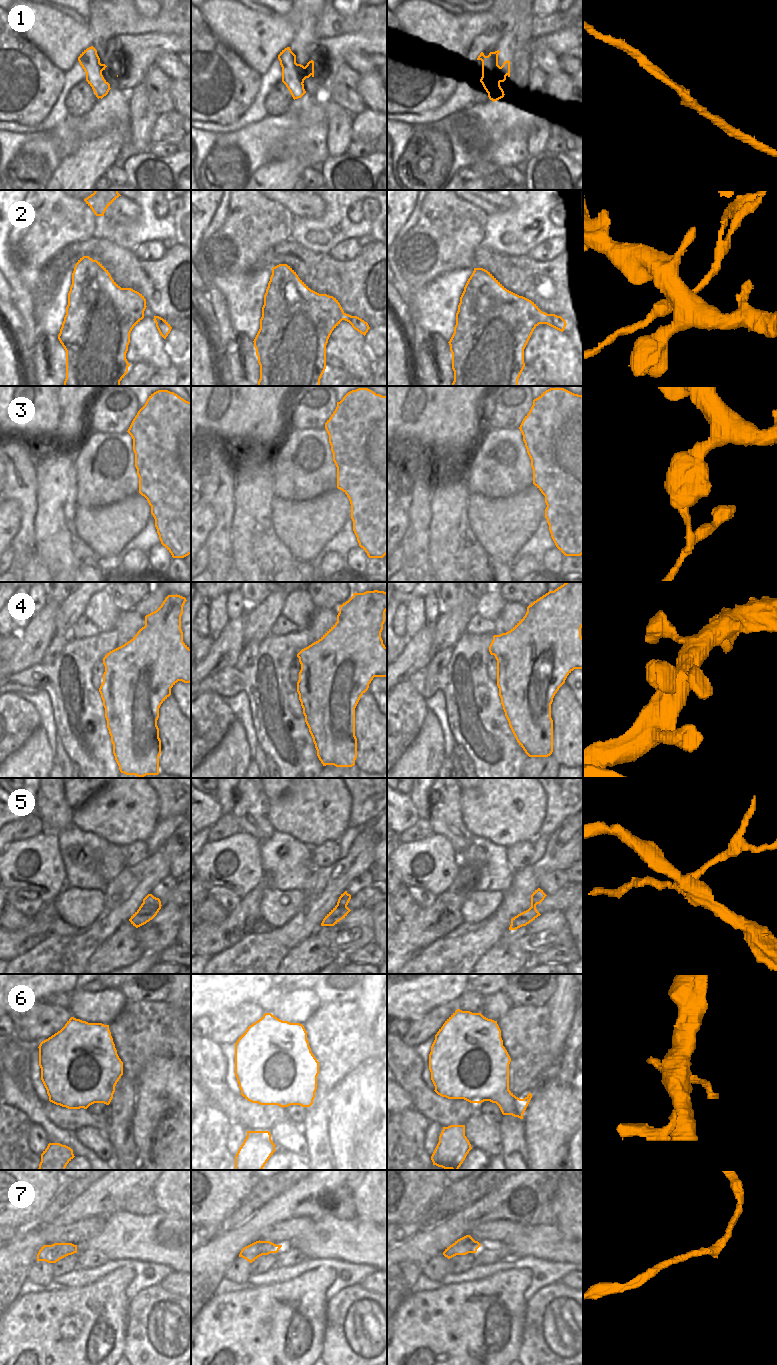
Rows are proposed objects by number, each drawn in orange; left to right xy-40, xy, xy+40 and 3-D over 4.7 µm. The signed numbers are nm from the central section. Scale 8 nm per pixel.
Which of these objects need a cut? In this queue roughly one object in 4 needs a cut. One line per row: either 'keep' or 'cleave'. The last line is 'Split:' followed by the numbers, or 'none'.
1: keep
2: cleave
3: cleave
4: keep
5: cleave
6: keep
7: keep
Split: 2, 3, 5

